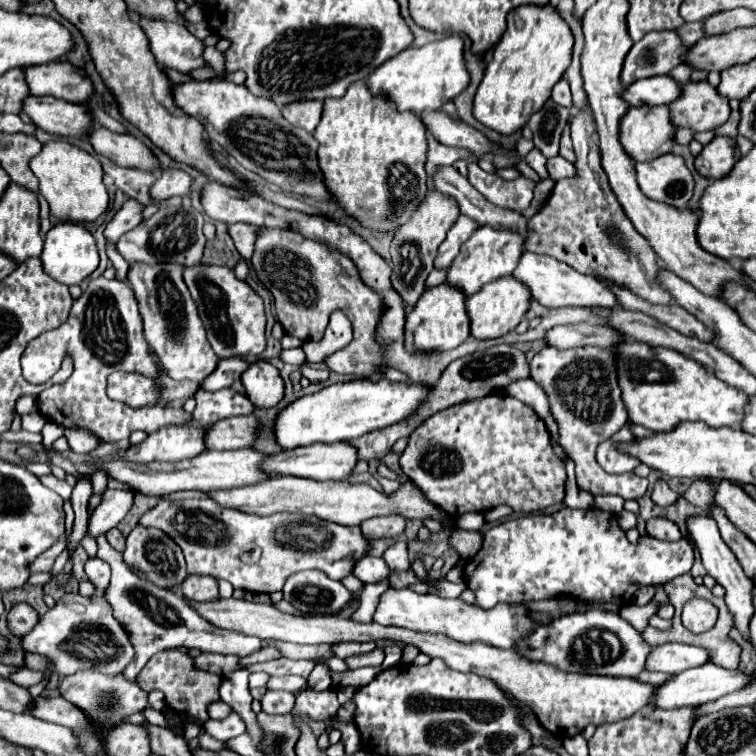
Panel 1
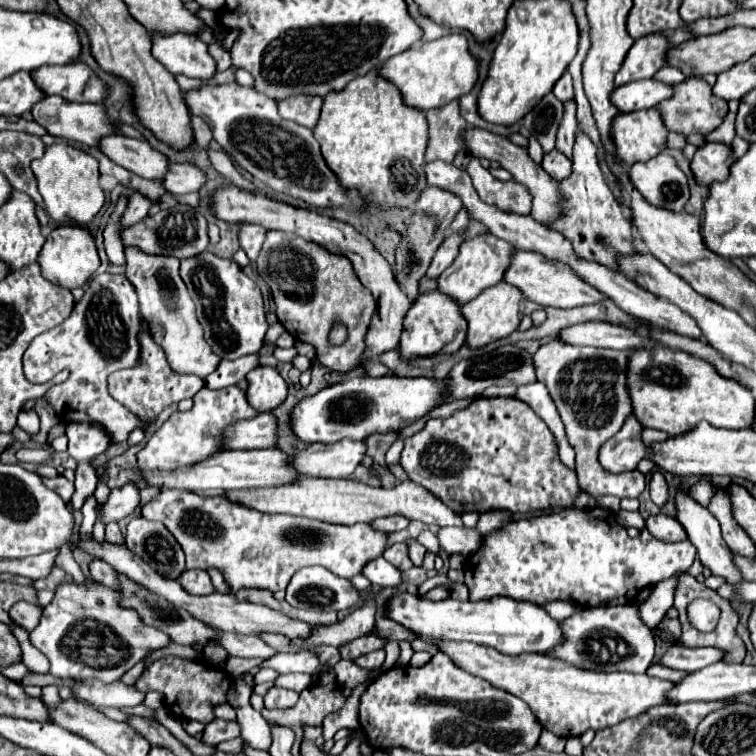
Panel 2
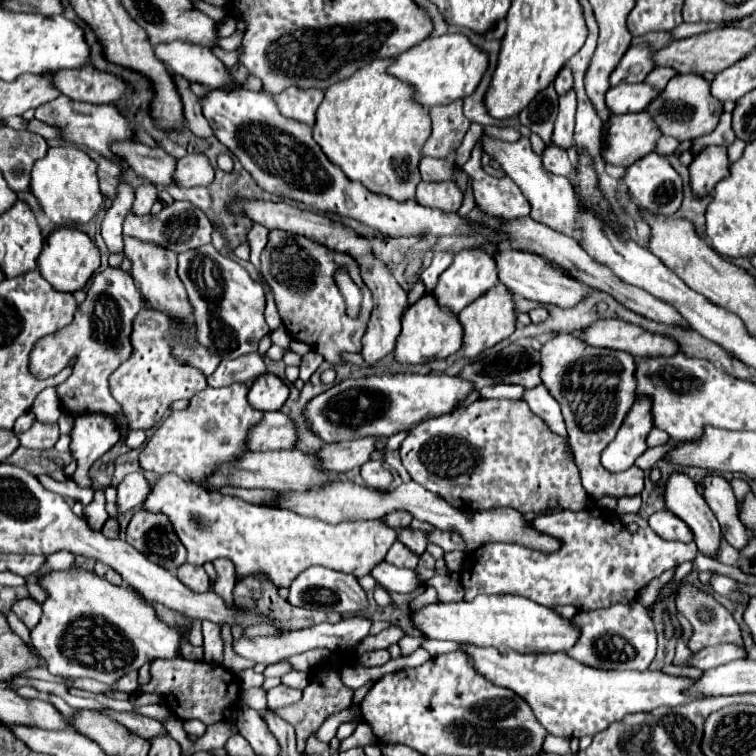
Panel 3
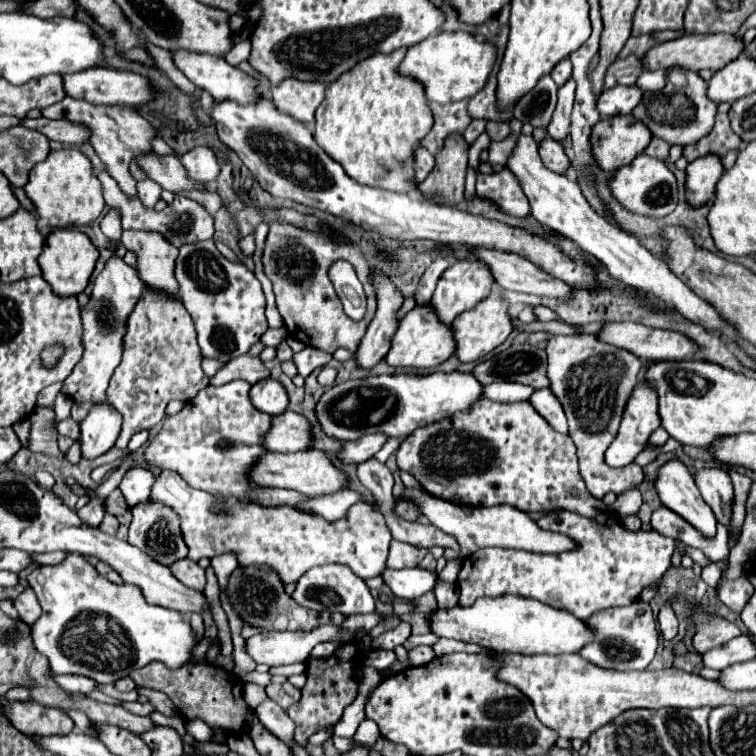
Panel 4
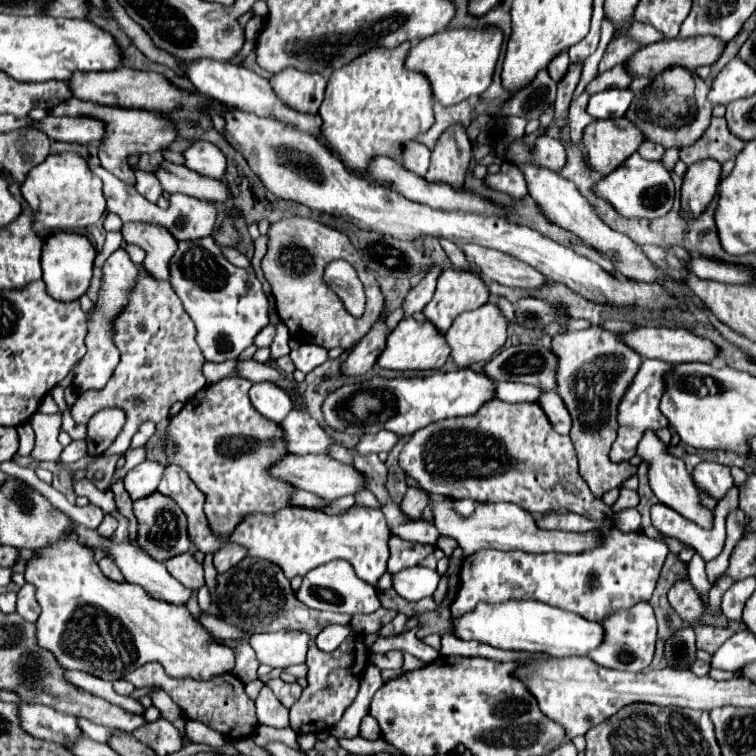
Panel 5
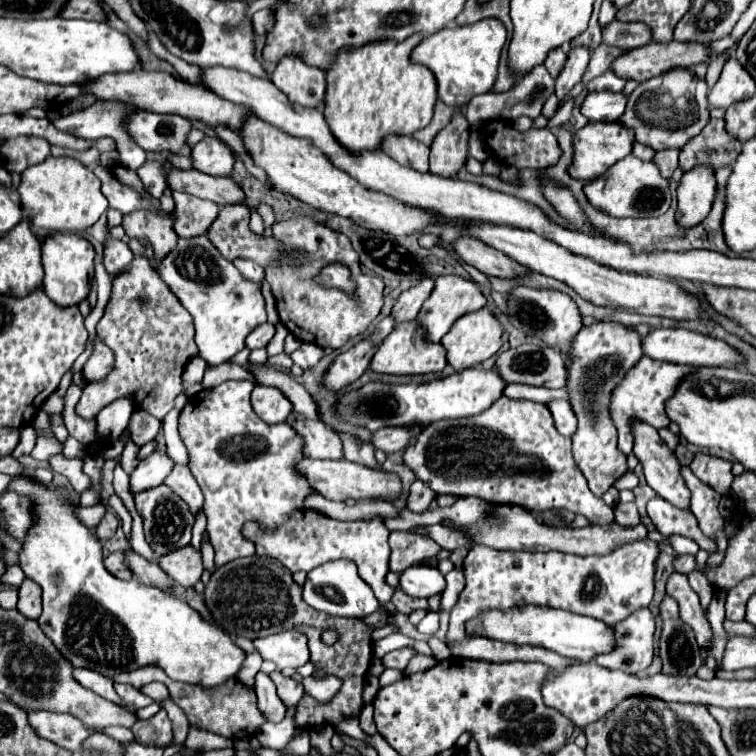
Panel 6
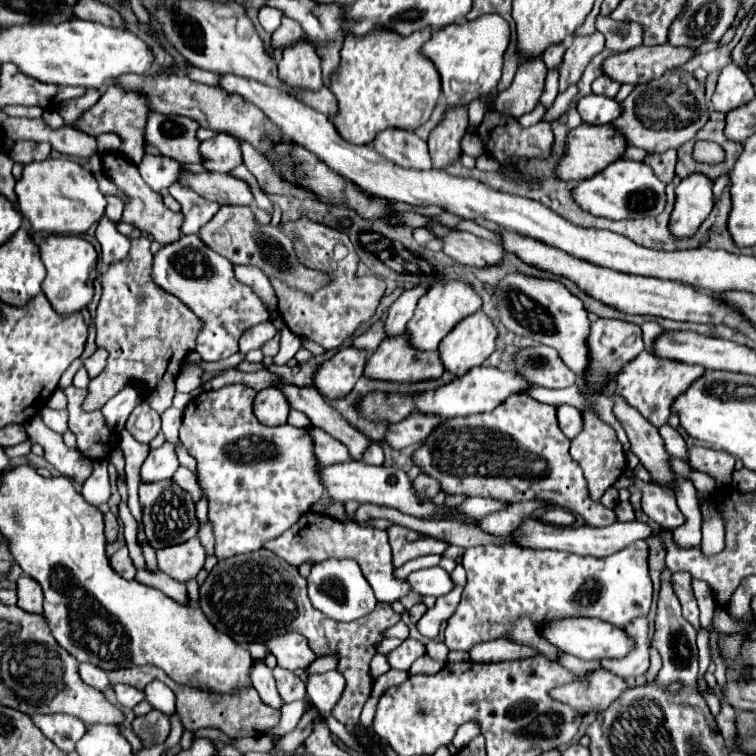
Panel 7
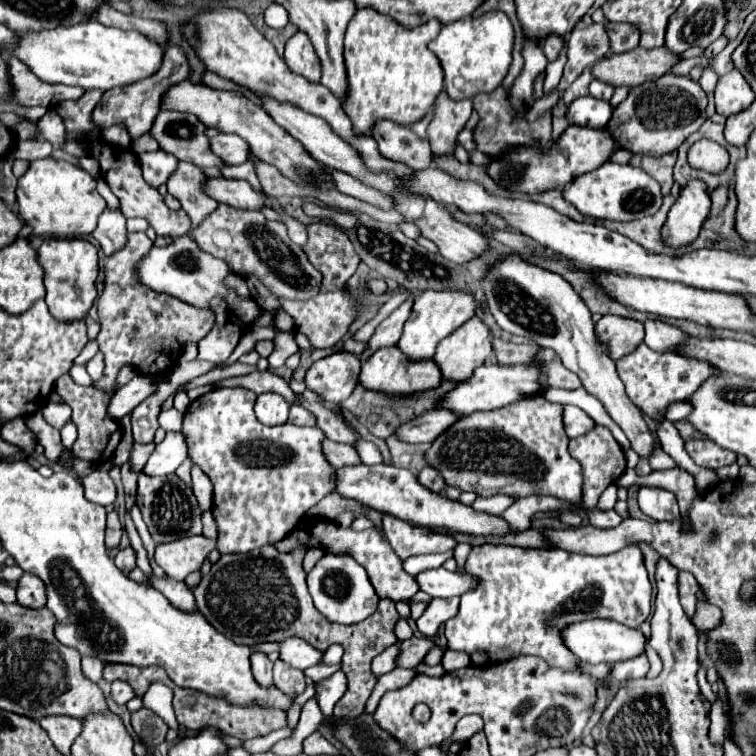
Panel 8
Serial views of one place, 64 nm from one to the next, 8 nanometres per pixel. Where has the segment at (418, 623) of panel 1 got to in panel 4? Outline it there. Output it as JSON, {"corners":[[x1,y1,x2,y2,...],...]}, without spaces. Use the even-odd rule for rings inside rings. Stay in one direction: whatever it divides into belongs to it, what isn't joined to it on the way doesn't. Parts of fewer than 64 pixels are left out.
{"corners":[[498,596,480,598,472,606,454,606,450,610,436,608,430,616,430,630,440,638,472,642,496,652,524,652,524,654,564,654,578,652,588,640,592,630,566,610,556,610,532,598]]}

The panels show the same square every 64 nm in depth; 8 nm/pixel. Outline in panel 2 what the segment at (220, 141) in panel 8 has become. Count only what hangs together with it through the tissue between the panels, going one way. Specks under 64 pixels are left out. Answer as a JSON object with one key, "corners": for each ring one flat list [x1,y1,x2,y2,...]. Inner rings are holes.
{"corners":[[170,164,166,176,162,178,162,186,170,194,196,192,204,182,204,172,192,164]]}

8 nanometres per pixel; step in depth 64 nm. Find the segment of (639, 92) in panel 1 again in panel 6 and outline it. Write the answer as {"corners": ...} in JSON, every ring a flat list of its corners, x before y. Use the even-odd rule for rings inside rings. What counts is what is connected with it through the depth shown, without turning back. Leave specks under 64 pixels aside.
{"corners":[[596,92,588,94,582,102,582,114,588,120,602,120,614,122,624,114,626,108,626,94,622,92]]}

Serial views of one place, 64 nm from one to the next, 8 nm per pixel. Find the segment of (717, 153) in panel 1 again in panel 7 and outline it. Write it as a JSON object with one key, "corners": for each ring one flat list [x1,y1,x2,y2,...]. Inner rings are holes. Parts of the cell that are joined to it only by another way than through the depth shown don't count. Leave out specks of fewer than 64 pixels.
{"corners":[[694,172,676,188,676,206,670,218,670,230,676,236,690,236,708,218,714,206,712,180]]}

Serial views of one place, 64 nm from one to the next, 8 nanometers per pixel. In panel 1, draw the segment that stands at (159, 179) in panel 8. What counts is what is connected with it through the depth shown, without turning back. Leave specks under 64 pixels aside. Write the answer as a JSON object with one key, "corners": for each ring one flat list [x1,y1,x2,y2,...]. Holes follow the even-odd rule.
{"corners":[[126,200,122,204,122,208,114,214,114,218,106,224,104,228,104,238,110,244,116,244,120,240,122,234,130,232,132,228,136,228,142,222,142,212,138,204,132,204,130,200]]}

